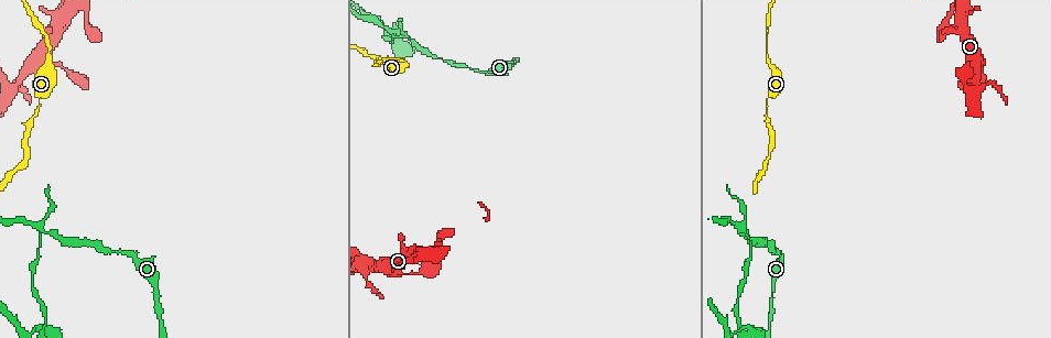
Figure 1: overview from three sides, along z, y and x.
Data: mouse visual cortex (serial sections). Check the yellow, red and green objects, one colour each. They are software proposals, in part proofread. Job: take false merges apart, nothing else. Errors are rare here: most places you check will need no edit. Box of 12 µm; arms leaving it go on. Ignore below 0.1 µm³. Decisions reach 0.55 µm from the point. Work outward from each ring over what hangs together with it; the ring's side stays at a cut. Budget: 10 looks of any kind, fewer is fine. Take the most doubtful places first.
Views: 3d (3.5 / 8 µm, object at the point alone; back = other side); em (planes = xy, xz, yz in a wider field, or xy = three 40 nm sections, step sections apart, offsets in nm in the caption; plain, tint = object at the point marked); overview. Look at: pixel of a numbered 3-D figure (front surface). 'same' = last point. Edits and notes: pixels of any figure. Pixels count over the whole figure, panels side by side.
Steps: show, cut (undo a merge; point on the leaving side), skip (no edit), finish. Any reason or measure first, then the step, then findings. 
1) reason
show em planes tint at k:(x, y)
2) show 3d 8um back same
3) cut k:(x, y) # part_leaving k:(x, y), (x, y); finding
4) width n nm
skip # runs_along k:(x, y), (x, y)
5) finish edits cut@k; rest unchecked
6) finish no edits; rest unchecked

sharp bend
show 3d 3.5um at 1:(17, 88)

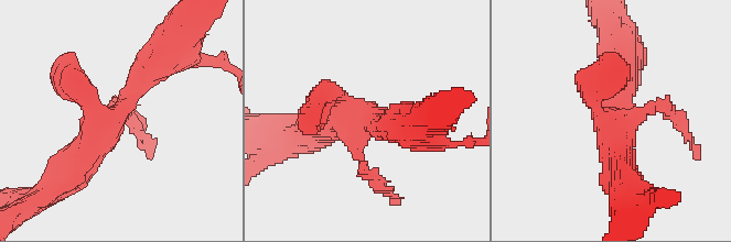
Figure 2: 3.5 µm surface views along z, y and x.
show em xy step 1 tint at 2:(116, 113)

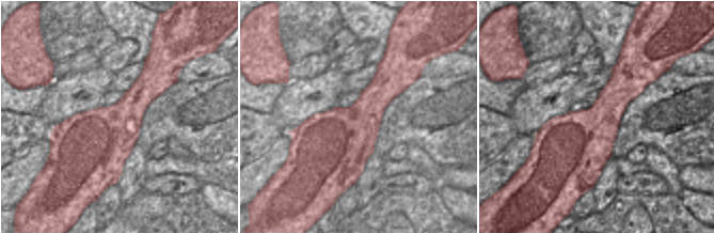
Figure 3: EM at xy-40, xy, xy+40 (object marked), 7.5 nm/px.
width 500 nm
skip # runs_along 2:(164, 54), (140, 77), (73, 172); continuous, no second cell

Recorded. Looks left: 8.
show 3d 3.5um at 1:(120, 249)

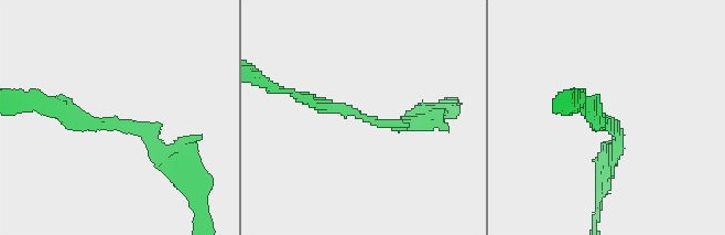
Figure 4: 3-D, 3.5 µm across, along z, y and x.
arm_widths 200, 200 nm
show em xy step 1 tint at 4:(365, 116)

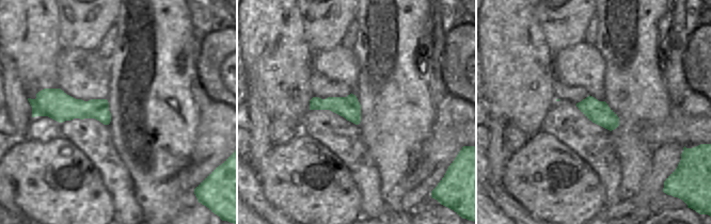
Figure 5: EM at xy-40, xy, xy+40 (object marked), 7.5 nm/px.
another direction
show em xy step 5 tint same

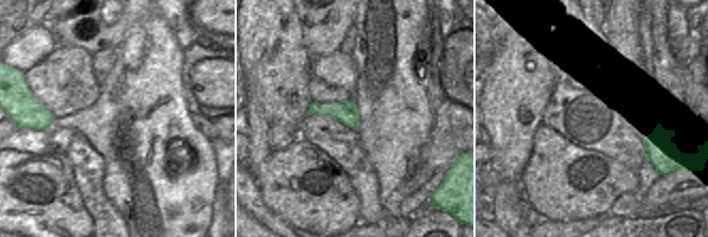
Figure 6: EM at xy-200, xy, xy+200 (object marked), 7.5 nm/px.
skip # runs_along 4:(176, 161), (139, 127), (54, 107); continuous, no second cell

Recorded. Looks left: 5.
arms part here
show 3d 8um at 1:(42, 228)

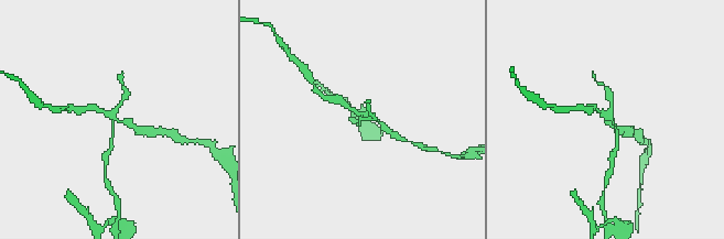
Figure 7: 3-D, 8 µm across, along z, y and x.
show 3d 3.5um at 7:(362, 119)

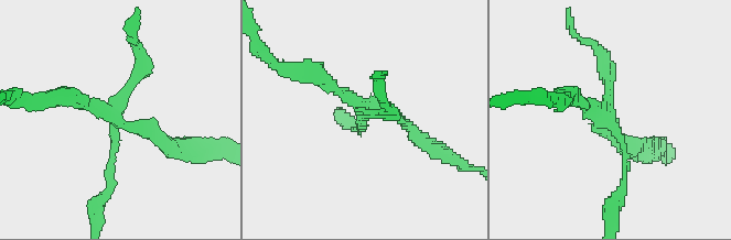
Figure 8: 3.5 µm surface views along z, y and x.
cut 8:(610, 72) # part_leaving 8:(609, 124), (626, 155), (614, 222); two cells meet here

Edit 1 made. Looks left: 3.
redraw
show overview

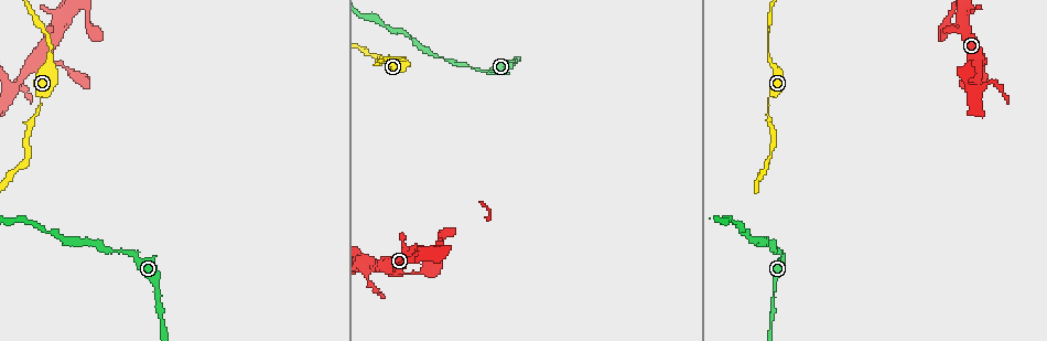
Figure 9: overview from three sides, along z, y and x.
thin neck
show 3d 8um at 9:(49, 41)

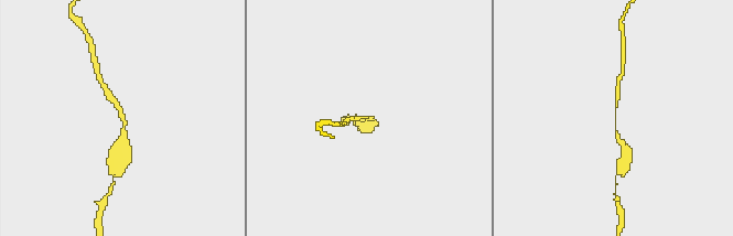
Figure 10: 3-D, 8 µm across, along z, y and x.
shape alone is not enough
show em xy step 5 tint at 10:(123, 114)

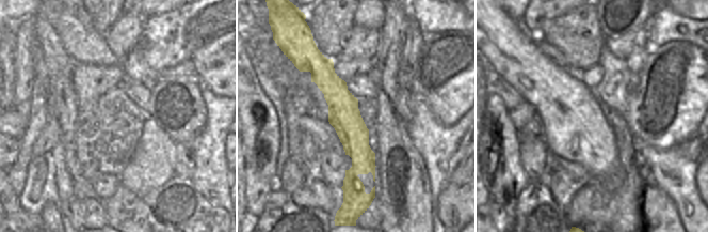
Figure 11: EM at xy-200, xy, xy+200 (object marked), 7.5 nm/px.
arm_widths 150, 200 nm
skip # runs_along 10:(119, 145), (122, 108), (105, 88); all the same cell

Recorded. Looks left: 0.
finish edits cut@8; rest unchecked

